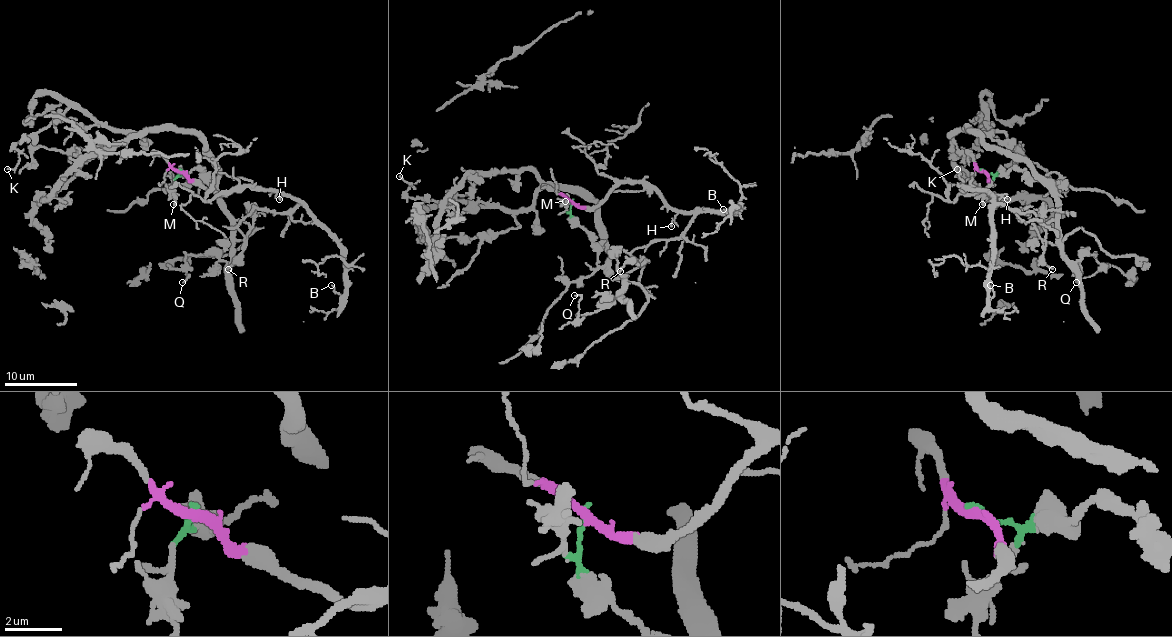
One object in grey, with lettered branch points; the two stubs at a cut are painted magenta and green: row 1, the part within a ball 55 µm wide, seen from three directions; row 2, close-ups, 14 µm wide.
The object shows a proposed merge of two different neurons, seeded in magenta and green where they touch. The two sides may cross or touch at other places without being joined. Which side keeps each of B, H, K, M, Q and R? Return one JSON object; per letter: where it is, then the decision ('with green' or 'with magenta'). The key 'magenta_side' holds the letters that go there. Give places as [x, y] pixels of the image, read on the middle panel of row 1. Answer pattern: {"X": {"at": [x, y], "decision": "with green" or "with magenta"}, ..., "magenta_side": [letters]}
{"B": {"at": [723, 209], "decision": "with magenta"}, "H": {"at": [671, 226], "decision": "with magenta"}, "K": {"at": [399, 176], "decision": "with green"}, "M": {"at": [565, 201], "decision": "with green"}, "Q": {"at": [574, 295], "decision": "with green"}, "R": {"at": [620, 271], "decision": "with green"}, "magenta_side": ["B", "H"]}

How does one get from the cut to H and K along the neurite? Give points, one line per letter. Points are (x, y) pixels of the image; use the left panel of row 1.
H: (180, 172), (191, 181), (198, 181), (220, 194), (254, 186), (274, 188), (284, 194), (278, 199)
K: (180, 170), (209, 181), (218, 165), (187, 132), (111, 130), (67, 106), (20, 139), (18, 163), (7, 168)

